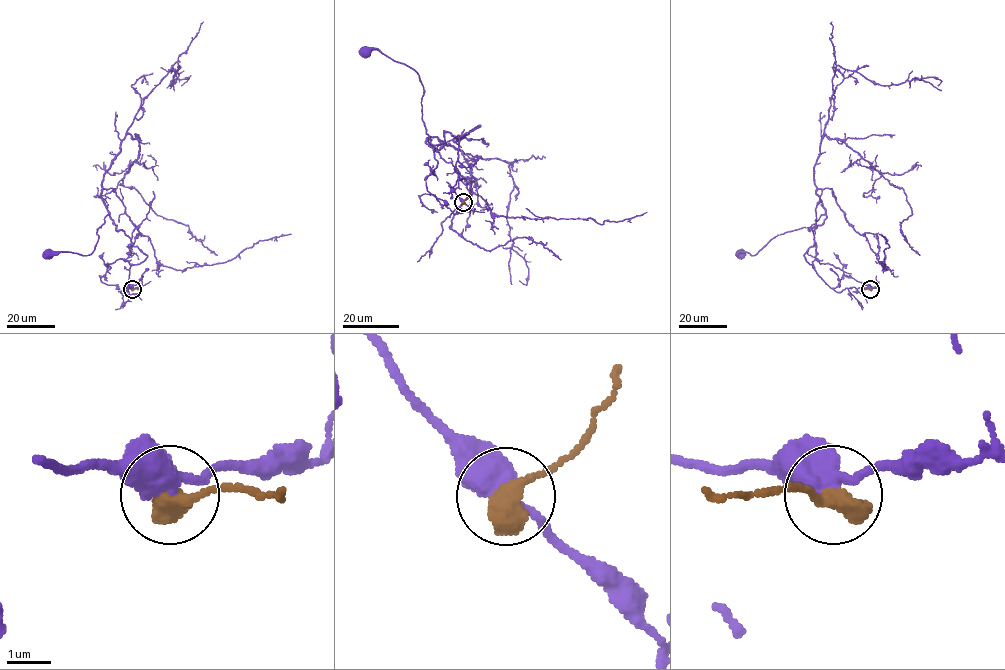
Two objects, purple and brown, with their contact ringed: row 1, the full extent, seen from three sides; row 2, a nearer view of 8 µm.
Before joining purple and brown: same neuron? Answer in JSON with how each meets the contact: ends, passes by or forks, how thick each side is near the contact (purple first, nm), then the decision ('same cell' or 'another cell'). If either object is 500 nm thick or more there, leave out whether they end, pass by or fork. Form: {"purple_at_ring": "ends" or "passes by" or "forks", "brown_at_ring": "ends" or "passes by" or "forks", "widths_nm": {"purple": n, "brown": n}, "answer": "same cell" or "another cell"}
{"widths_nm": {"purple": 480, "brown": 600}, "answer": "another cell"}

